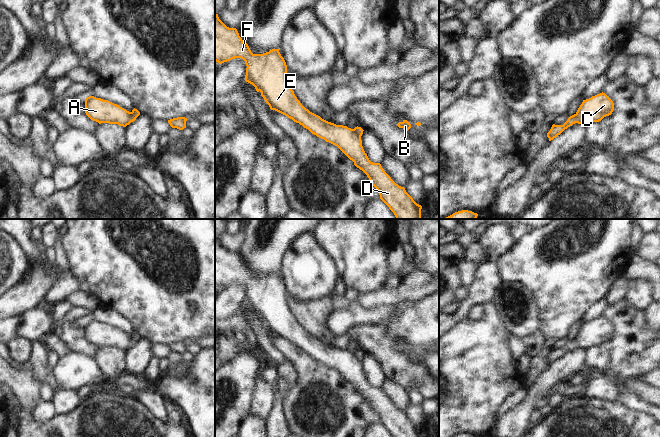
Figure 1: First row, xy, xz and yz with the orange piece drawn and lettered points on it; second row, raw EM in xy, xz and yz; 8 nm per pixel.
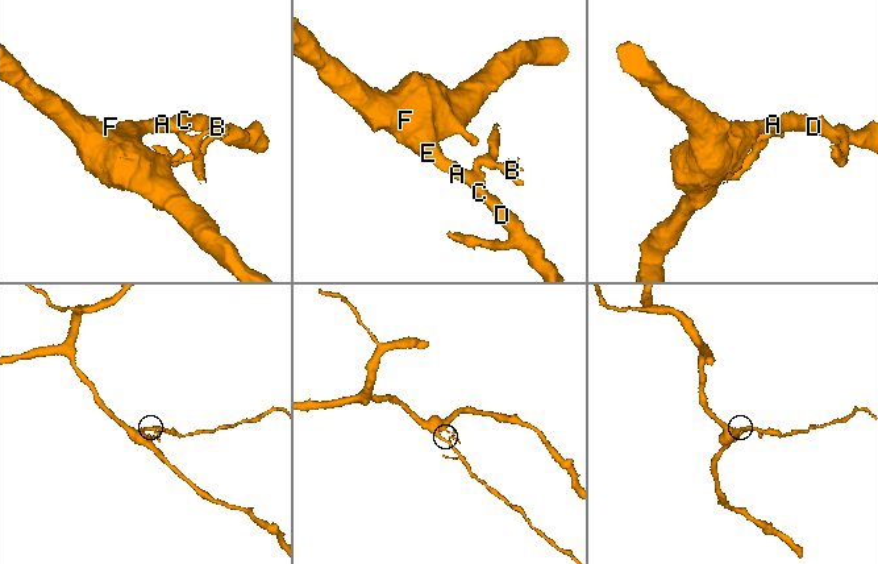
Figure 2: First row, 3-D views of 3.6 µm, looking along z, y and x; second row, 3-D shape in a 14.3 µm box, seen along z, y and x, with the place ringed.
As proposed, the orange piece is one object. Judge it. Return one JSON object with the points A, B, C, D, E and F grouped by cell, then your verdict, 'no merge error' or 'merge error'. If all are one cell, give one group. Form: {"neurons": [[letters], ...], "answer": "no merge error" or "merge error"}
{"neurons": [["A", "C", "D", "E", "F"], ["B"]], "answer": "merge error"}

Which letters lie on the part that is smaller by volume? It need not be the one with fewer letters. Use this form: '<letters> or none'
B

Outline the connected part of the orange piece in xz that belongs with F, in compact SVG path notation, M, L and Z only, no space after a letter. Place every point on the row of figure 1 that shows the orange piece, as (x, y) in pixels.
M215 14L215 61L219 64L230 61L235 58L241 58L247 66L245 81L252 84L257 92L261 92L261 96L269 105L271 110L275 110L294 122L299 123L308 129L312 134L324 139L337 146L354 165L362 170L369 178L372 185L378 190L380 199L394 213L396 219L421 219L422 206L417 204L413 198L406 192L404 187L396 184L391 177L384 171L380 163L373 163L369 160L365 153L361 137L359 137L353 129L343 125L336 125L322 119L320 116L306 109L294 94L287 80L287 65L281 56L279 49L272 49L263 54L253 54L236 28L227 27Z

